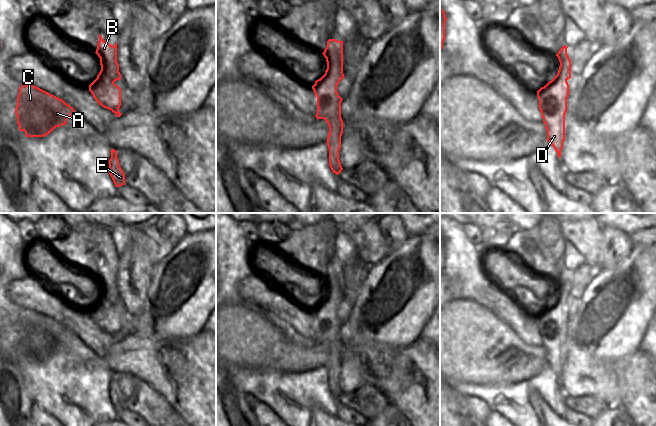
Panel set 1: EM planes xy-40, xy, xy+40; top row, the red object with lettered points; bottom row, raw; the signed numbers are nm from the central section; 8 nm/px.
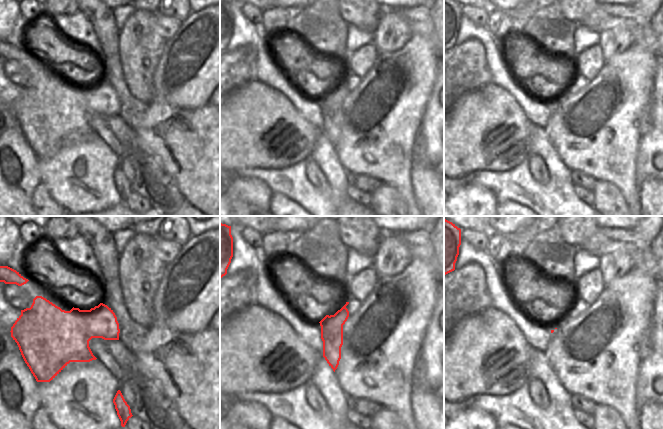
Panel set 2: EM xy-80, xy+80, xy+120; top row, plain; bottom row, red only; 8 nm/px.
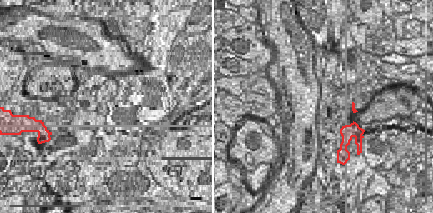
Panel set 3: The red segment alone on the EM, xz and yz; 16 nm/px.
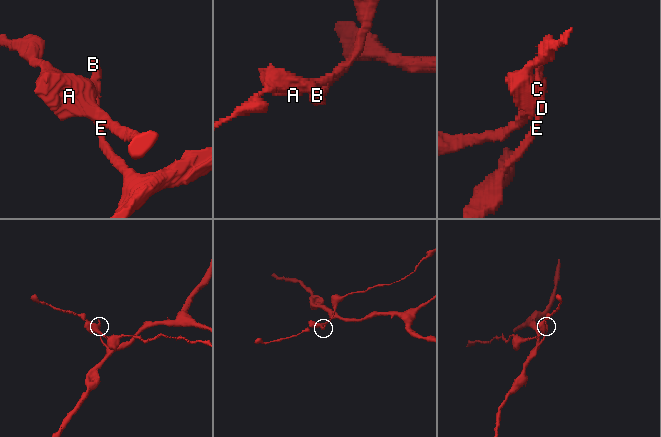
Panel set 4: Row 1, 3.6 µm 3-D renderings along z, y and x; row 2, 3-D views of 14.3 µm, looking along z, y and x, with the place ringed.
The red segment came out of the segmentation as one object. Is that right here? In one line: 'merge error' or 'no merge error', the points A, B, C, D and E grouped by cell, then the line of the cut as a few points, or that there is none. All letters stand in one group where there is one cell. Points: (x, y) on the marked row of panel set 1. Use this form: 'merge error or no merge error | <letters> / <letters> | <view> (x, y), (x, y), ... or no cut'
merge error | A C / B D E | xy+40 (537, 92), (542, 96), (550, 96), (554, 100)

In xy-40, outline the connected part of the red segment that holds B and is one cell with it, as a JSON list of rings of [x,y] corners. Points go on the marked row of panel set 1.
[[[99,34],[99,42],[95,53],[100,58],[101,70],[91,85],[100,90],[121,79],[117,62],[117,42],[112,46],[104,41]]]

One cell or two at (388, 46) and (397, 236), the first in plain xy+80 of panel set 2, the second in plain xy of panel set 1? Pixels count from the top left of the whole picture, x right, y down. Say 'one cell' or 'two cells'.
one cell

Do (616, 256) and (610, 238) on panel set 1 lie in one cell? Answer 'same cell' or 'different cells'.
same cell

